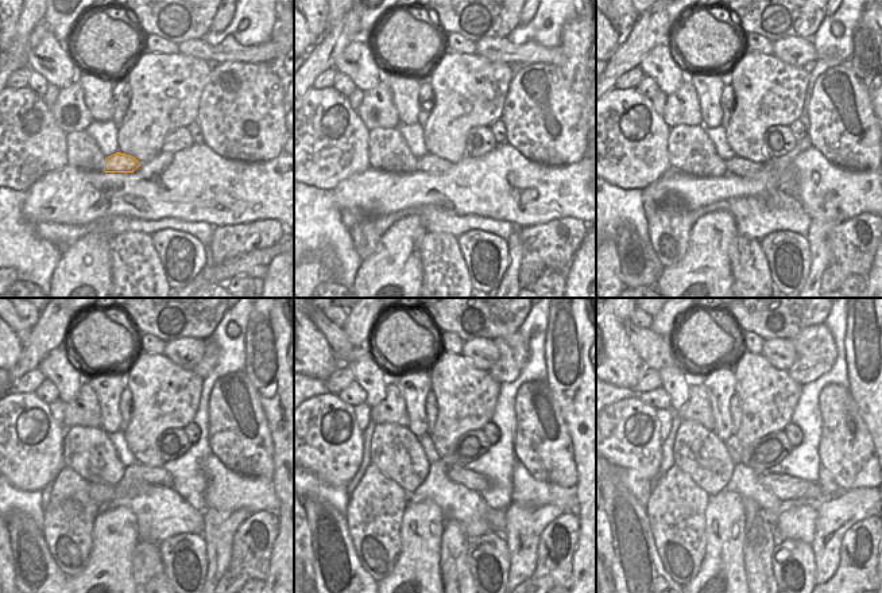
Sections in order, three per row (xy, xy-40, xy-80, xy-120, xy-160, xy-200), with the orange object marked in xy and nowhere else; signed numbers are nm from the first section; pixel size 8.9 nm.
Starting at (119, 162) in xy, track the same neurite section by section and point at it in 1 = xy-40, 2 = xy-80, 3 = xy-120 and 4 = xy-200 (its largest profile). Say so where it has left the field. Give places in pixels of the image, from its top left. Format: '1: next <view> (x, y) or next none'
1: next xy-40 (429, 163)
2: next xy-80 (738, 166)
3: next xy-120 (154, 476)
4: next xy-200 (784, 487)

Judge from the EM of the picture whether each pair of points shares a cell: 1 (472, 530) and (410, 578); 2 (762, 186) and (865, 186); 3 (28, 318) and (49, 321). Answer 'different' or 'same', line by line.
1: different
2: same
3: different

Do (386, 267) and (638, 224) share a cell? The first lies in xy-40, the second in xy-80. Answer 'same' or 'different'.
different

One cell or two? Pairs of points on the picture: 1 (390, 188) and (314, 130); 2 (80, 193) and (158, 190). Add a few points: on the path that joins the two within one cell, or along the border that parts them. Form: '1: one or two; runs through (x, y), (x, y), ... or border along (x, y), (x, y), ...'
1: two; border along (370, 167), (337, 183)
2: one; runs through (99, 194), (139, 194)

